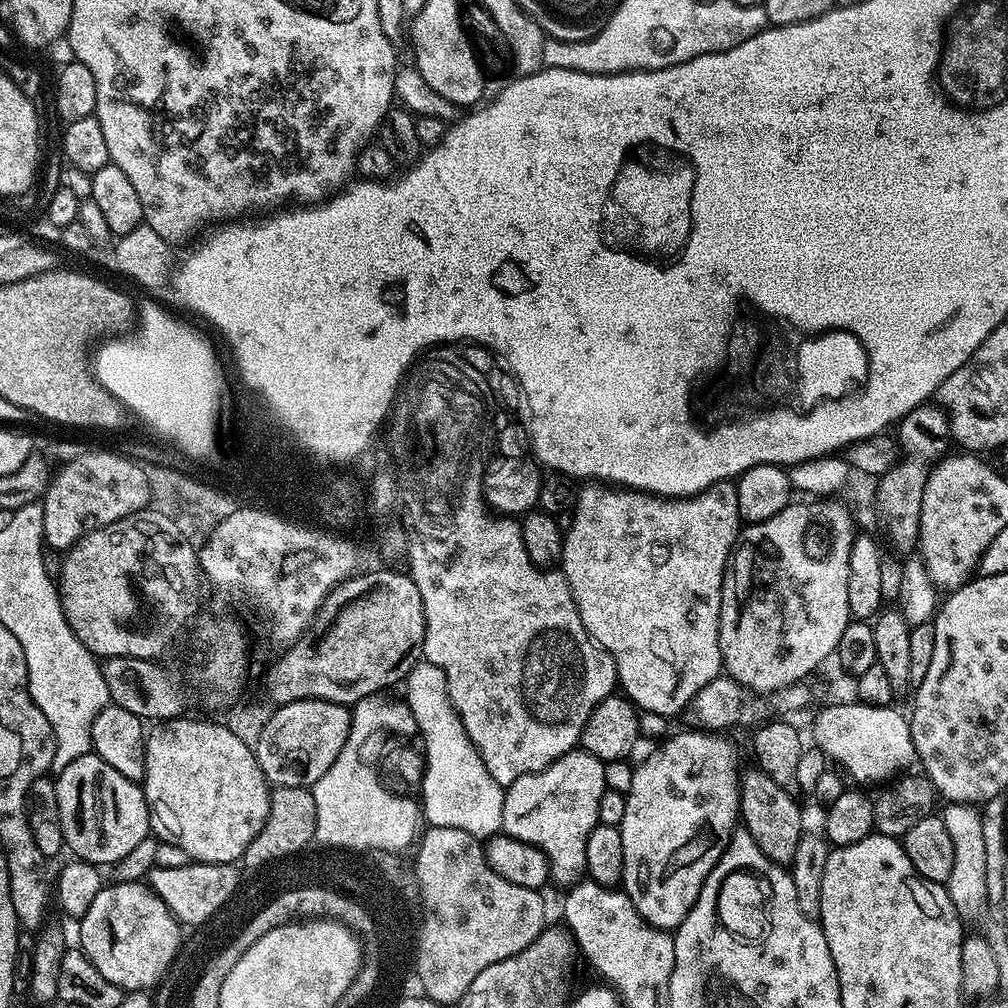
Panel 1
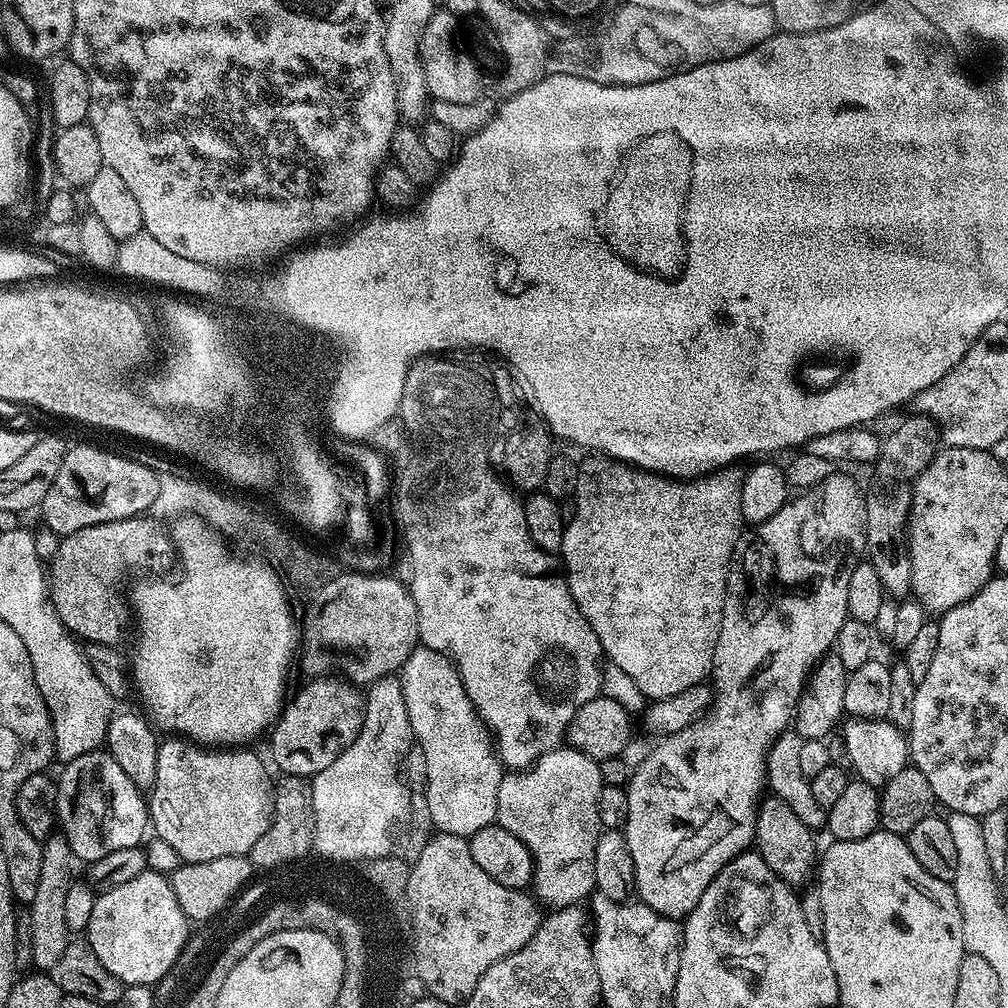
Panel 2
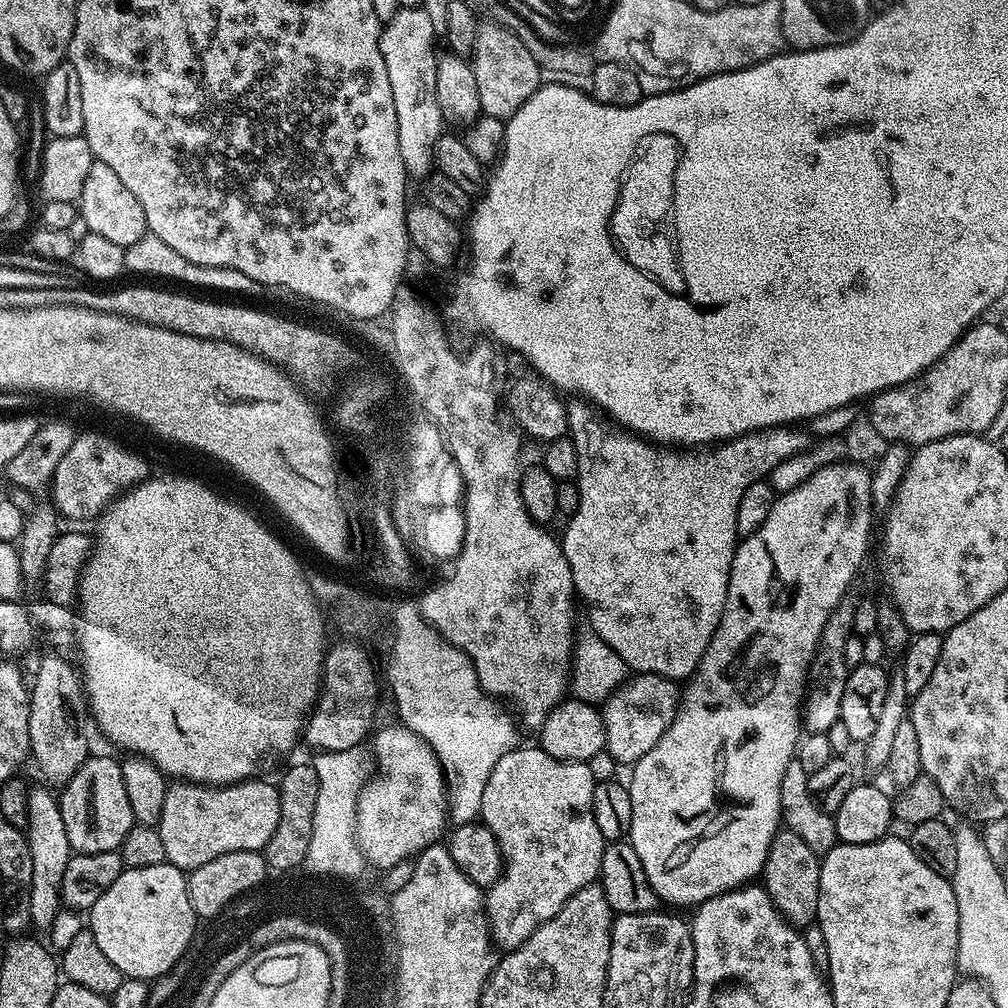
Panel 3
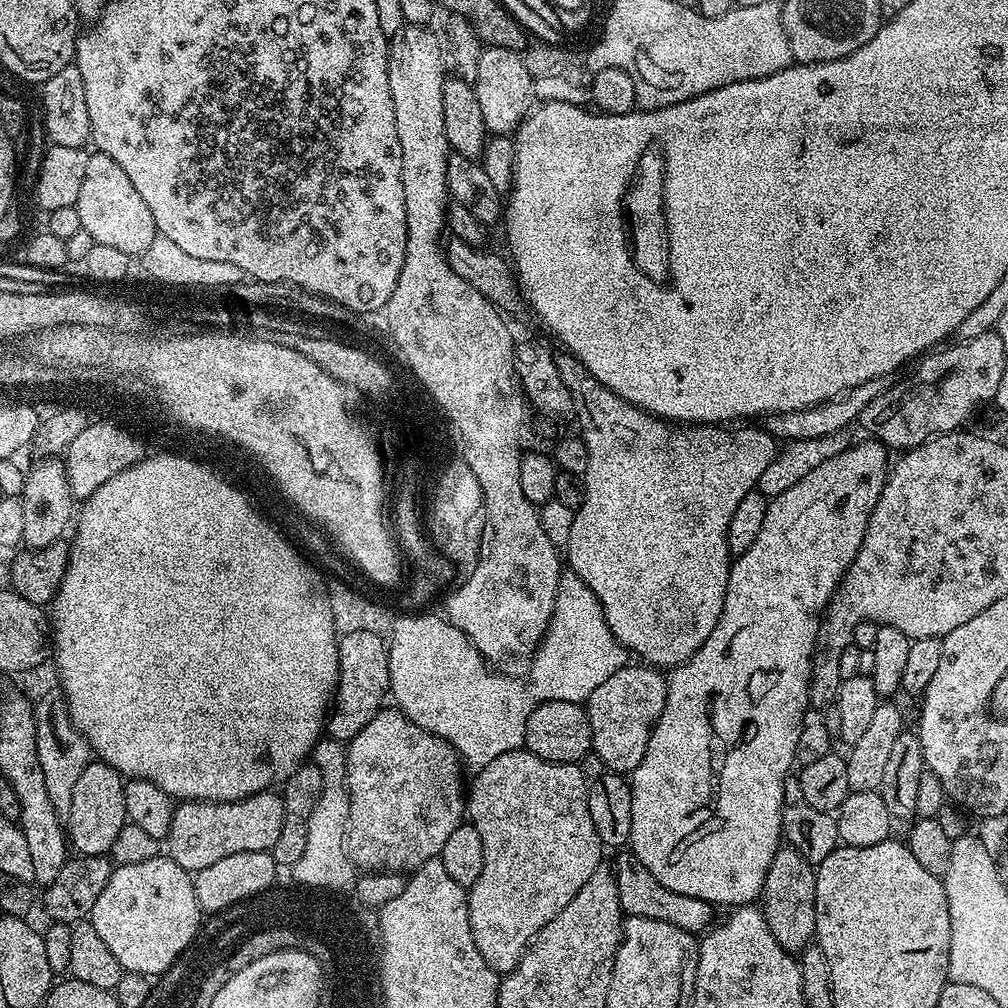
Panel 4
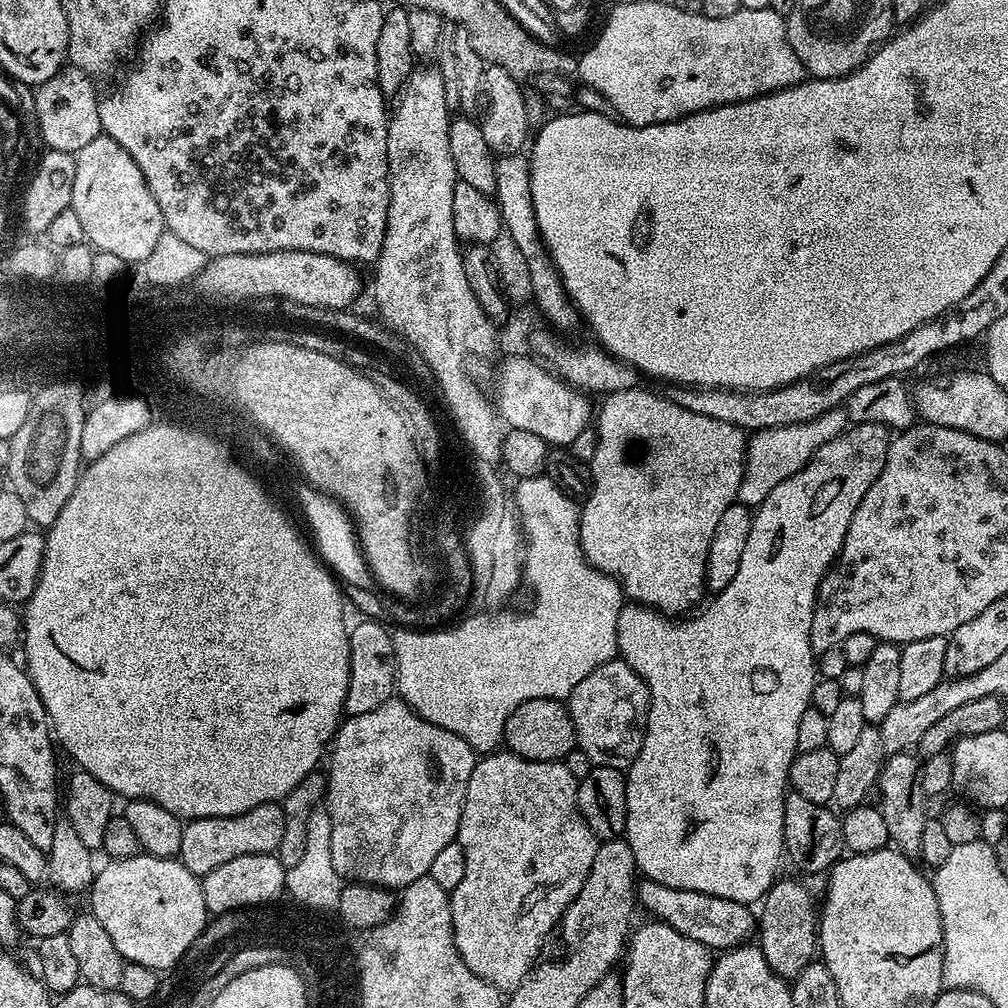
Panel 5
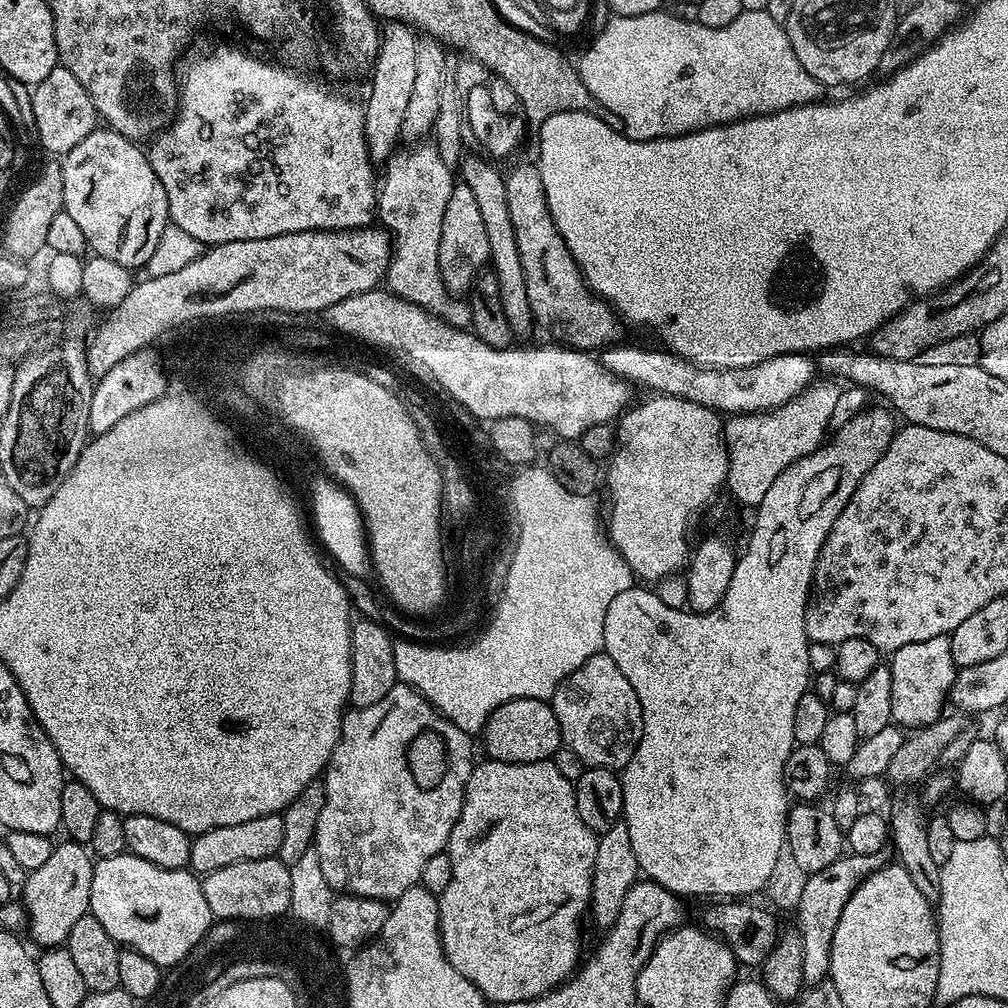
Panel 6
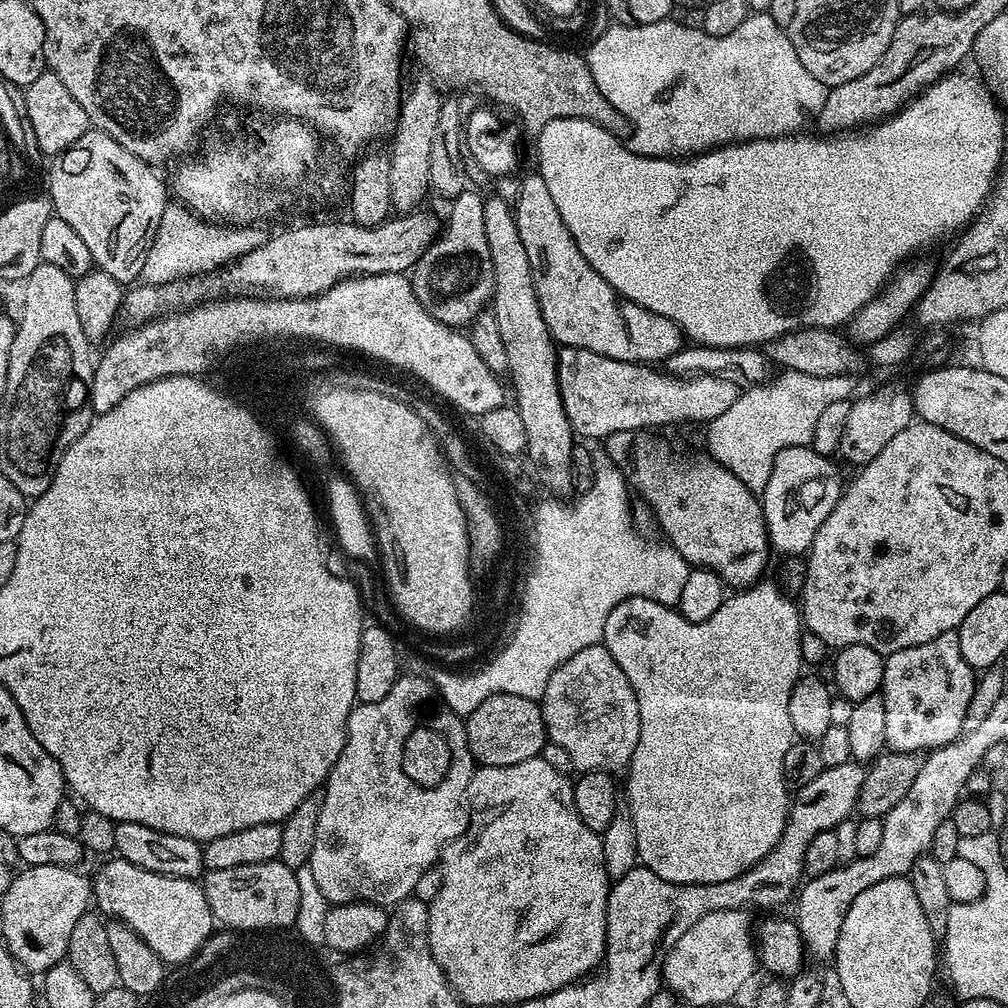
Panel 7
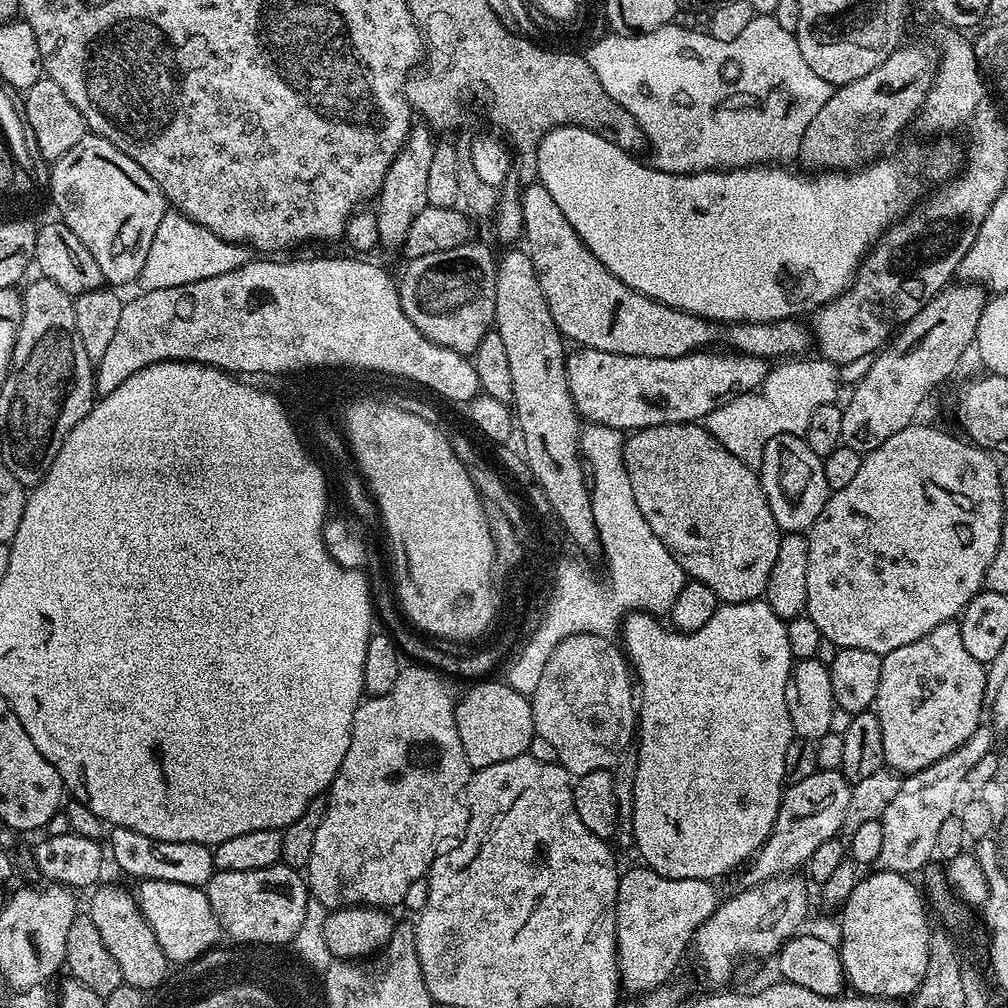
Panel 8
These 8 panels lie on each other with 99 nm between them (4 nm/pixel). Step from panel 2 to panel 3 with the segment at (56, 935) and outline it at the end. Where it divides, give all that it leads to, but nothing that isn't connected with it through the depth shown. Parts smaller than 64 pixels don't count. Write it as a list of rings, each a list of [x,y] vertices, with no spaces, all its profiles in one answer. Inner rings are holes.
[[[33,787],[28,795],[30,818],[26,835],[30,842],[30,859],[34,861],[34,874],[31,884],[27,885],[30,894],[30,918],[32,928],[47,930],[54,926],[54,918],[62,907],[61,888],[67,863],[70,862],[73,851],[70,838],[66,838],[66,825],[62,822],[60,801],[55,795],[47,792],[47,787]]]

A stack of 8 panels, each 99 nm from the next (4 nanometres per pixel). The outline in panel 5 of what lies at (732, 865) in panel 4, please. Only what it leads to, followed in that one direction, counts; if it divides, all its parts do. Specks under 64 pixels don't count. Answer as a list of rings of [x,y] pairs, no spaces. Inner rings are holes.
[[[852,424],[847,430],[835,436],[830,442],[826,442],[826,446],[822,446],[816,452],[815,456],[808,461],[808,464],[802,470],[798,470],[794,474],[790,474],[790,478],[786,478],[782,482],[778,482],[778,486],[774,486],[774,490],[770,490],[770,494],[764,501],[755,509],[752,525],[750,526],[750,534],[746,538],[746,551],[742,553],[740,565],[738,566],[738,574],[734,574],[730,578],[730,586],[726,586],[726,590],[715,593],[714,598],[707,601],[708,609],[701,616],[693,615],[691,618],[673,618],[665,613],[656,611],[655,608],[646,608],[642,604],[635,602],[625,603],[624,607],[619,609],[616,614],[616,650],[627,664],[644,679],[648,687],[648,725],[644,731],[644,741],[642,742],[642,750],[638,754],[638,758],[634,758],[634,762],[626,770],[626,826],[624,827],[624,836],[628,841],[630,850],[634,850],[634,858],[636,859],[637,869],[647,879],[665,884],[666,886],[674,886],[682,890],[698,890],[702,894],[714,894],[718,898],[730,898],[734,902],[742,902],[743,904],[752,906],[757,902],[763,901],[764,895],[772,888],[778,879],[776,871],[780,868],[780,859],[785,859],[784,851],[784,798],[789,791],[790,785],[788,775],[790,774],[790,766],[792,759],[797,756],[796,747],[798,746],[798,721],[801,720],[802,714],[806,714],[806,710],[812,703],[812,691],[818,681],[816,674],[816,659],[817,653],[812,646],[810,638],[810,622],[812,615],[816,609],[816,592],[820,589],[822,578],[836,562],[836,557],[840,555],[842,550],[842,542],[846,538],[846,530],[850,526],[850,518],[854,518],[854,510],[858,510],[858,506],[862,502],[862,498],[866,498],[866,490],[870,490],[872,483],[878,478],[878,474],[882,470],[882,466],[888,457],[888,445],[890,443],[889,429],[883,424]]]

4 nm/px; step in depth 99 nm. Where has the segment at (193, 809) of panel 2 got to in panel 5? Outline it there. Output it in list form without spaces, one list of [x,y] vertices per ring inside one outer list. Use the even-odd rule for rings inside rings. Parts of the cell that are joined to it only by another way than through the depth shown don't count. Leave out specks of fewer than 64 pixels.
[[[279,803],[254,806],[237,816],[211,816],[190,820],[182,830],[182,850],[178,859],[182,866],[186,866],[186,870],[190,870],[190,874],[202,878],[217,866],[246,854],[279,853],[282,830],[286,830],[286,818]]]

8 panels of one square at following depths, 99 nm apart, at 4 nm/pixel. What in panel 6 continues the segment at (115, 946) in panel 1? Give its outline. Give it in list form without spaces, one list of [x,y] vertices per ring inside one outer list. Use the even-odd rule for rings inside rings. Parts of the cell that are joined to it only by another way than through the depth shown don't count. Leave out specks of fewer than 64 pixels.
[[[127,850],[120,856],[99,858],[93,863],[88,906],[90,915],[102,922],[106,934],[110,934],[117,944],[161,966],[176,966],[185,961],[214,924],[210,906],[206,906],[206,894],[202,894],[199,875],[182,868],[166,870],[154,866],[154,862],[146,862],[146,858],[138,858]]]

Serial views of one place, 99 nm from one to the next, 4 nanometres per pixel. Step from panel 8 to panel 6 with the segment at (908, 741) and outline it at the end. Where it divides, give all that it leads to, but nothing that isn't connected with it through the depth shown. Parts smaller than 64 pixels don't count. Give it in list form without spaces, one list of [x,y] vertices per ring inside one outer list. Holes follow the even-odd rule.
[[[948,636],[926,638],[926,642],[910,642],[910,646],[902,646],[897,652],[891,653],[887,666],[890,670],[892,718],[901,729],[924,728],[942,716],[958,671],[952,641]]]

